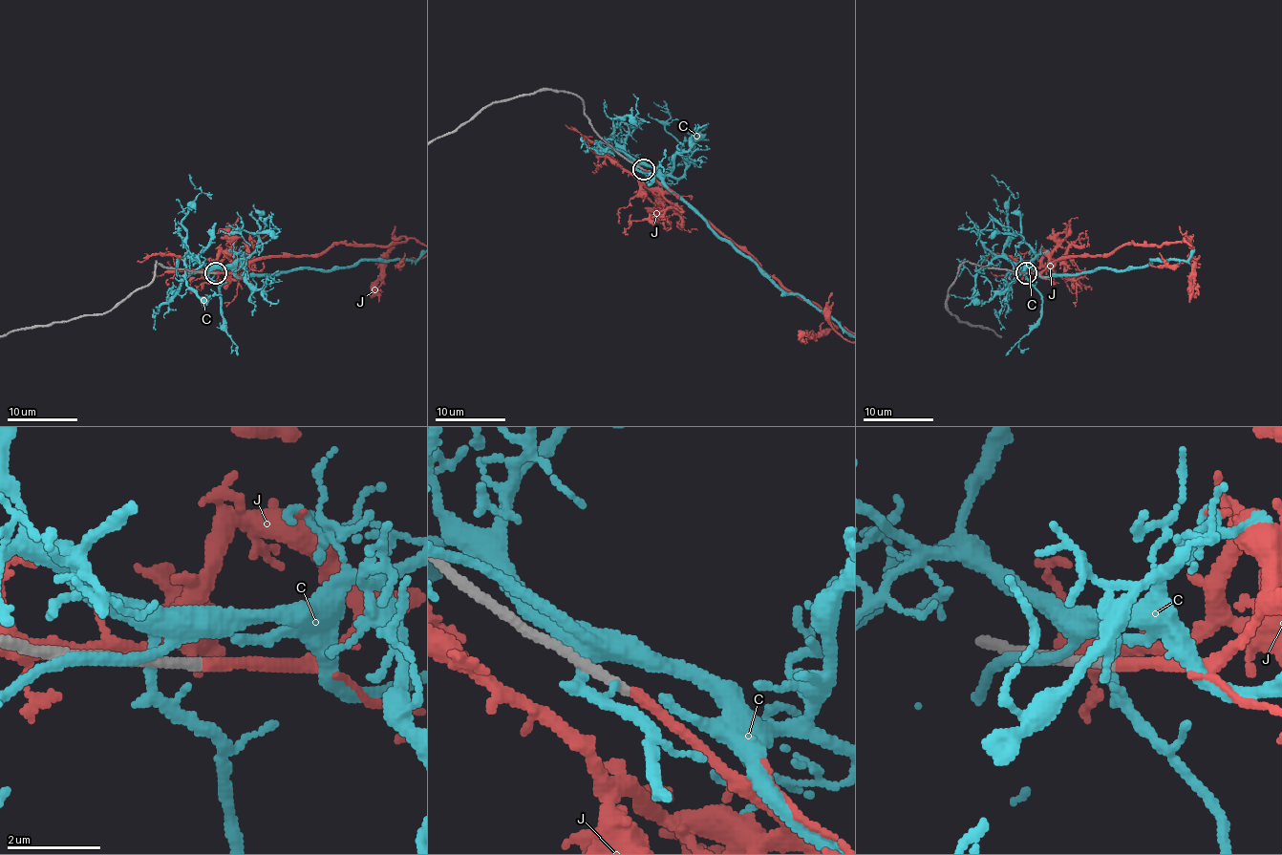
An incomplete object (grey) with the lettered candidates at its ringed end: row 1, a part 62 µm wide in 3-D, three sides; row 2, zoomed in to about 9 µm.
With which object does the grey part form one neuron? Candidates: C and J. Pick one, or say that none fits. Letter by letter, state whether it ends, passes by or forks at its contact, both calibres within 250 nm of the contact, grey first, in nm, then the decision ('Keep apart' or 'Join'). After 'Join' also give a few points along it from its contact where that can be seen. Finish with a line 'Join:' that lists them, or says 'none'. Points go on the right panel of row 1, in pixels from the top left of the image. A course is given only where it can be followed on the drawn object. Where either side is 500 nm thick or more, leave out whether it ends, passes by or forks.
C: It passes by. Thickness 300 nm (grey) against 200 nm. Keep apart
J: It passes by. Thickness 240 nm (grey) against 160 nm. Join
Join: J

